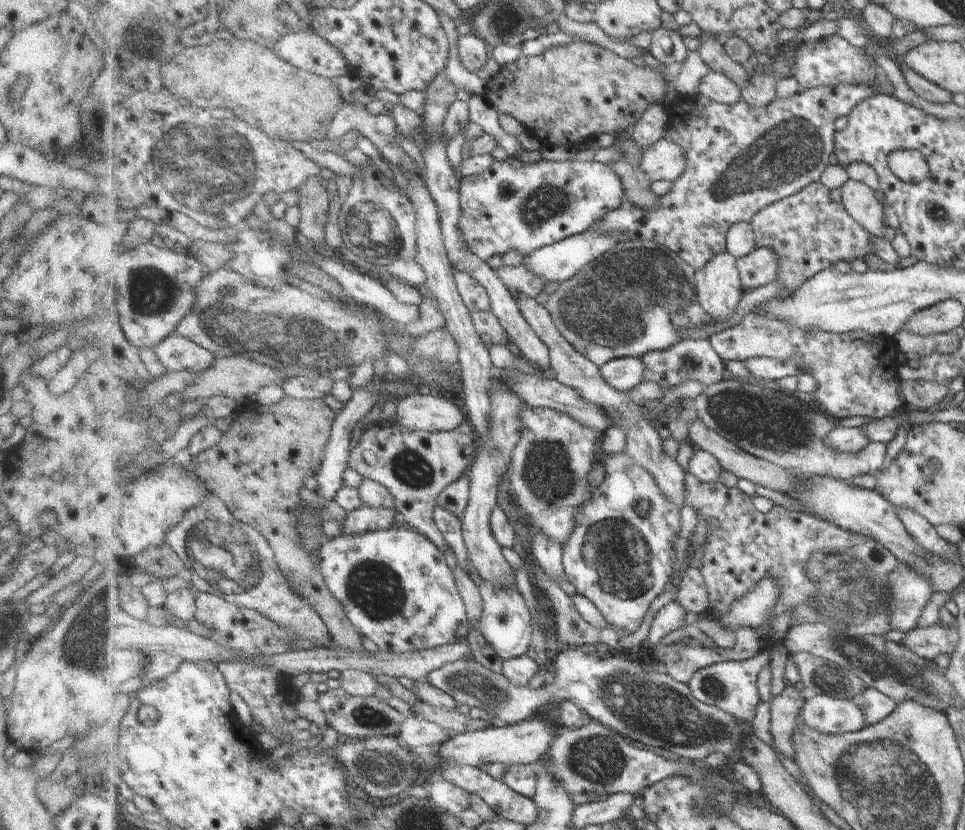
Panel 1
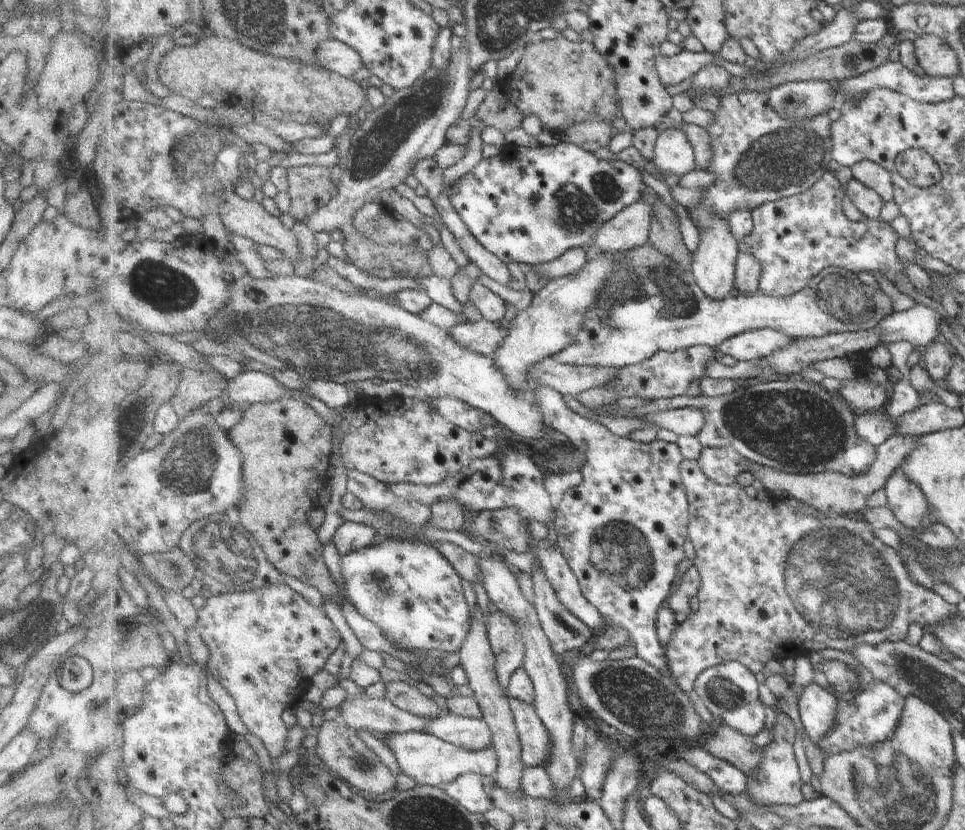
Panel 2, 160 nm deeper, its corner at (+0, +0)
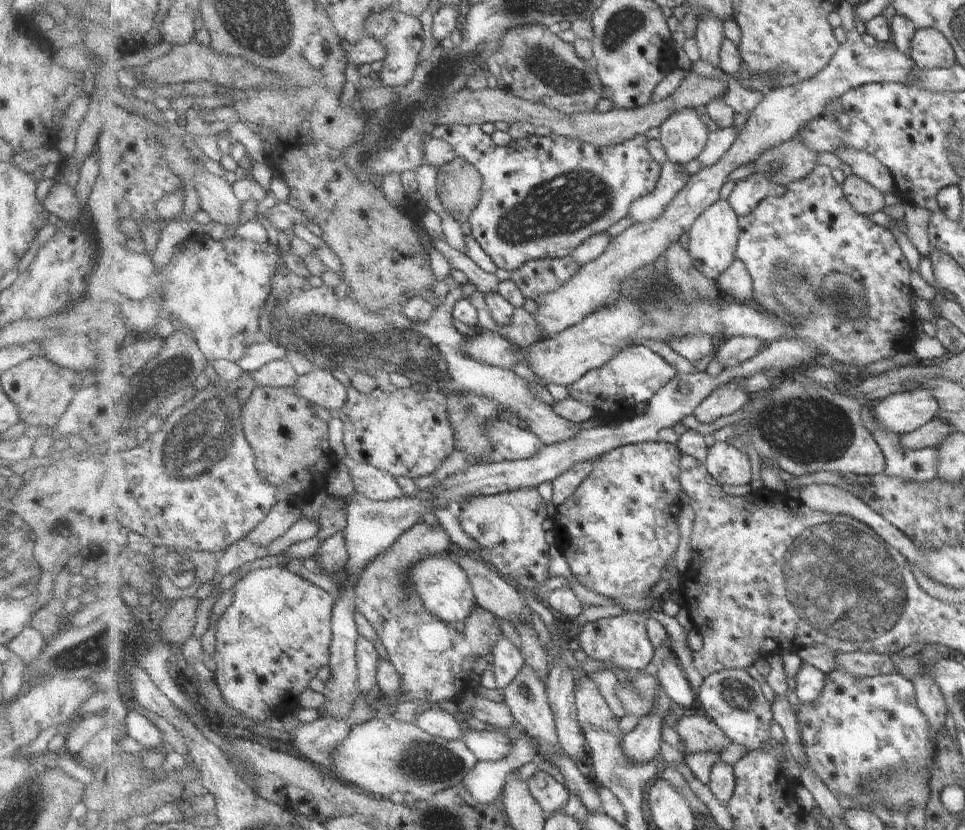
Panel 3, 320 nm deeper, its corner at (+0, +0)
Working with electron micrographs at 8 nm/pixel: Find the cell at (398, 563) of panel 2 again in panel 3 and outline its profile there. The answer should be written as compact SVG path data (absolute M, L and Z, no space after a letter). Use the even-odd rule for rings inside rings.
M433 555L425 557L412 568L408 575L410 585L416 588L426 607L435 613L441 620L455 623L456 620L465 620L478 605L472 582L468 572L452 557L452 555Z

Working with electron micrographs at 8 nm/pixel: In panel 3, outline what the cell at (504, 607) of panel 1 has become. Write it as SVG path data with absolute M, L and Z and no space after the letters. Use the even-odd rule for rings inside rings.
M503 638L493 649L493 673L498 688L507 688L519 676L525 666L521 649L509 638Z

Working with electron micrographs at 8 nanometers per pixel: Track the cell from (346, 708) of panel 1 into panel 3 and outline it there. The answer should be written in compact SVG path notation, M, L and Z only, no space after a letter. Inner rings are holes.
M427 706L419 707L415 725L432 735L459 741L462 738L462 726L453 714L443 710L430 710Z

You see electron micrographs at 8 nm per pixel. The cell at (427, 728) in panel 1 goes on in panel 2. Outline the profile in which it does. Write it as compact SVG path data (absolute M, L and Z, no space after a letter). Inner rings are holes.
M449 713L433 719L425 733L474 751L491 749L494 746L492 729L483 718L474 719Z

